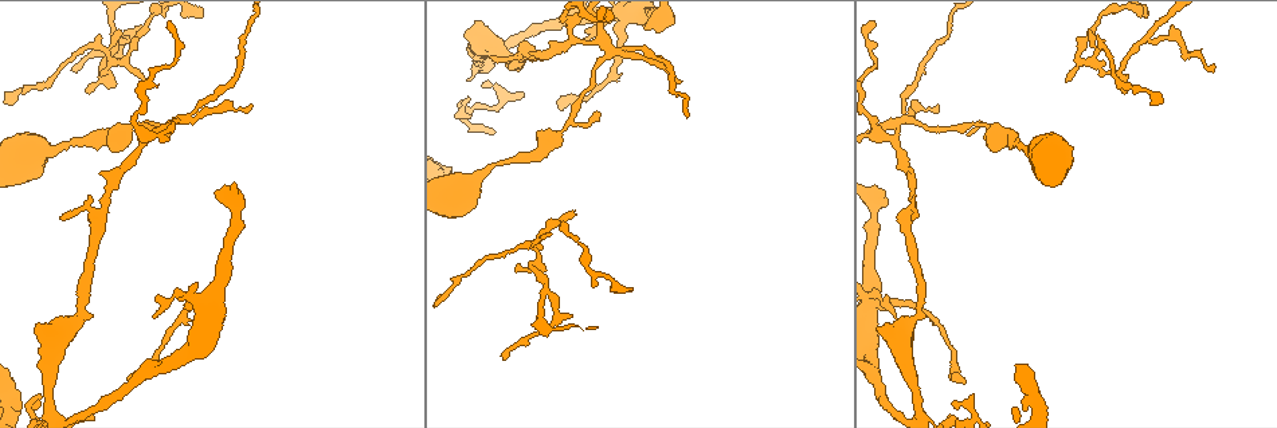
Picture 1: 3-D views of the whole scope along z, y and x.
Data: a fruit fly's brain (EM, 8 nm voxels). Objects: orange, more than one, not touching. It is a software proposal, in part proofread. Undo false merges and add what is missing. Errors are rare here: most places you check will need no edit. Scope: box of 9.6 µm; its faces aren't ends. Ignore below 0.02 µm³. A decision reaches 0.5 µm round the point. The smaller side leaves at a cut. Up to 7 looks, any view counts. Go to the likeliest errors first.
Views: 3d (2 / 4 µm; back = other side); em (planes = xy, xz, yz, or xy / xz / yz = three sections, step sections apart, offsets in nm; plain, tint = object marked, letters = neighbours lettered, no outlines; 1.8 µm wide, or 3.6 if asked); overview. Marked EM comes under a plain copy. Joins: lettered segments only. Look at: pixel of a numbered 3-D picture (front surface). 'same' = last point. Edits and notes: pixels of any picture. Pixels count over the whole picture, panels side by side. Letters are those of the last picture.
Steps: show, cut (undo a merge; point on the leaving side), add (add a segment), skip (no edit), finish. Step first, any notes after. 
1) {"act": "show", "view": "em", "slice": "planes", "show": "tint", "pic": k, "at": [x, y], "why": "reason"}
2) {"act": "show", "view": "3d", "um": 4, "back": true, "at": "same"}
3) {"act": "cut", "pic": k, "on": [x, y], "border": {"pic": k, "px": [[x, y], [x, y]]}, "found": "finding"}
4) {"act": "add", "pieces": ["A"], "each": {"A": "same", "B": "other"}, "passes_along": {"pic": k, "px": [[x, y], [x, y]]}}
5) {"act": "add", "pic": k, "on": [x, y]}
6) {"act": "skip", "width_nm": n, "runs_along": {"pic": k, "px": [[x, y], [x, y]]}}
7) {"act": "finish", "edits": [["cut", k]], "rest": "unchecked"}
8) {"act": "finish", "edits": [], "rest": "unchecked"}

{"act": "show", "view": "em", "slice": "planes", "show": "letters", "pic": 1, "at": [606, 42], "why": "narrows sharply"}

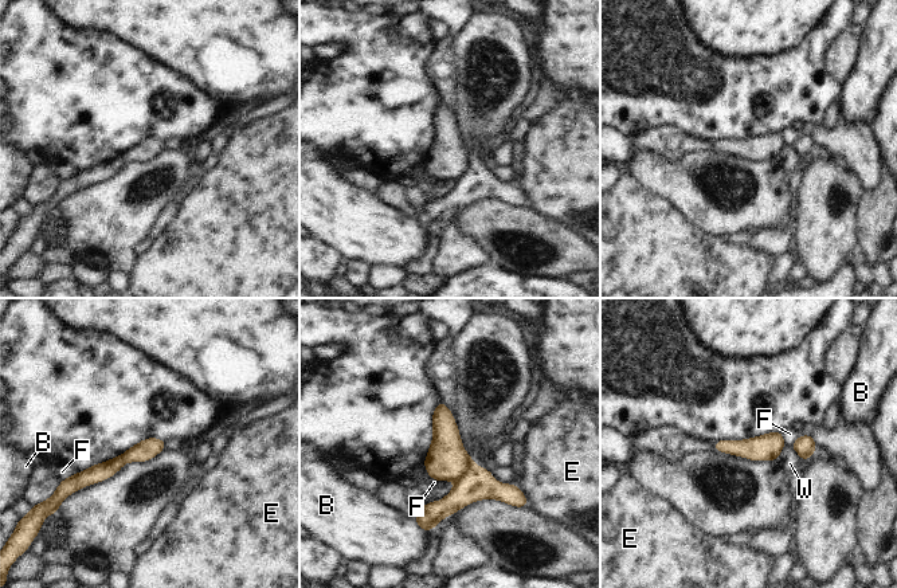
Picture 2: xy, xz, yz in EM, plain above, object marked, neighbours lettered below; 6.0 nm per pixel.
{"act": "cut", "pic": 2, "on": [474, 483], "longest_contact_nm": ["W", 240], "each": {"B": "other", "E": "other", "F": "other", "W": "other"}, "part_leaving": {"pic": 2, "px": [[516, 492], [465, 492], [422, 524]]}, "found": "two cells meet here"}

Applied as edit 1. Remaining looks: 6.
{"act": "show", "view": "em", "slice": "xz", "step": 16, "show": "tint", "pic": 1, "at": [108, 64], "why": "branch point"}

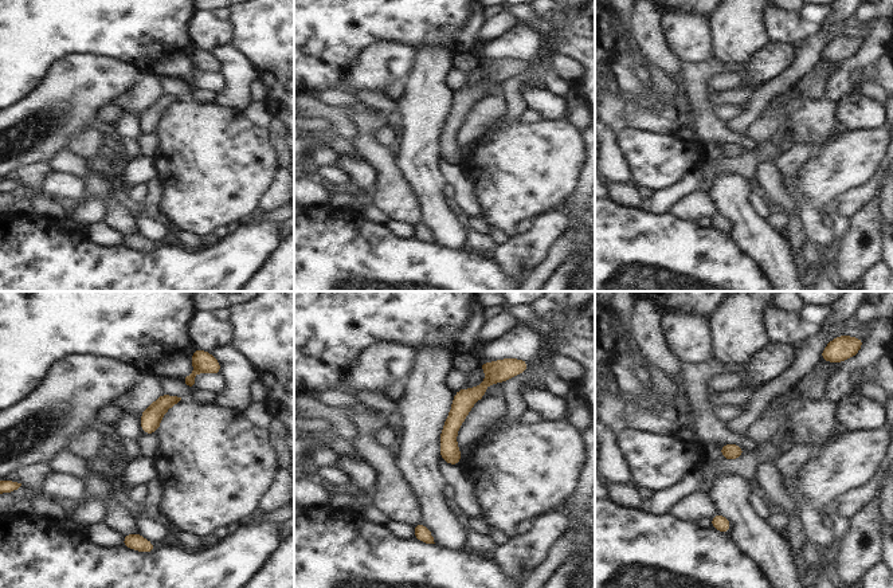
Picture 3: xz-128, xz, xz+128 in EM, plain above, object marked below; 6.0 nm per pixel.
{"act": "show", "view": "em", "slice": "planes", "show": "letters", "at": "same"}

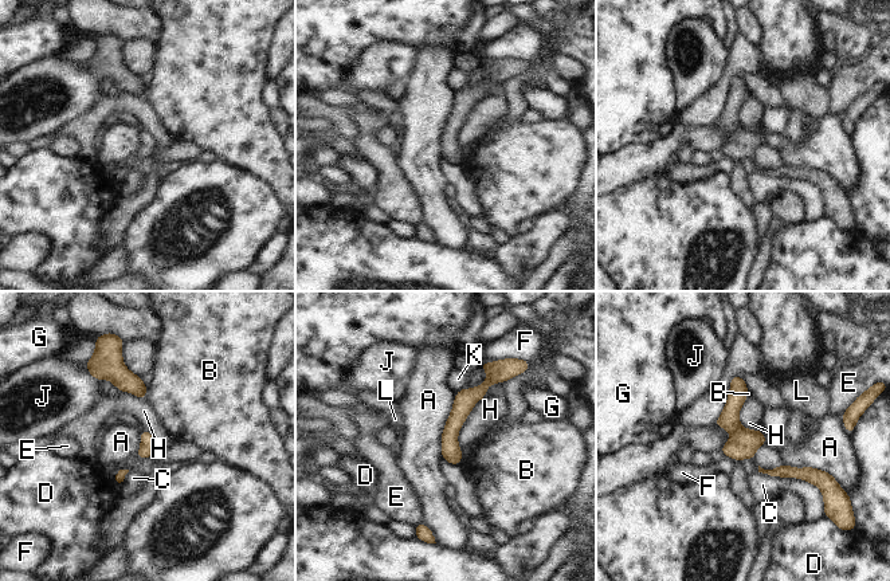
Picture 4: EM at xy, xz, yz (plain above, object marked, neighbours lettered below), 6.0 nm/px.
{"act": "skip", "width_nm": 100, "each": {"A": "other", "B": "other", "C": "other", "D": "other", "E": "other", "F": "other", "G": "other", "H": "other", "J": "other", "K": "other", "L": "other"}, "runs_along": {"pic": 4, "px": [[491, 376], [453, 424], [453, 460]]}, "found": "continuous, no second cell"}

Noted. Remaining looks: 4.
{"act": "show", "view": "3d", "um": 4, "pic": 1, "at": [620, 27], "why": "thick turns thin"}

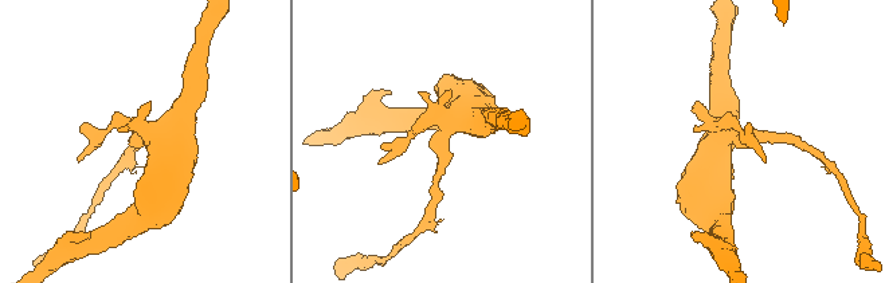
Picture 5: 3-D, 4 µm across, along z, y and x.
{"act": "show", "view": "em", "um": 3.6, "slice": "planes", "show": "letters", "pic": 5, "at": [143, 139]}

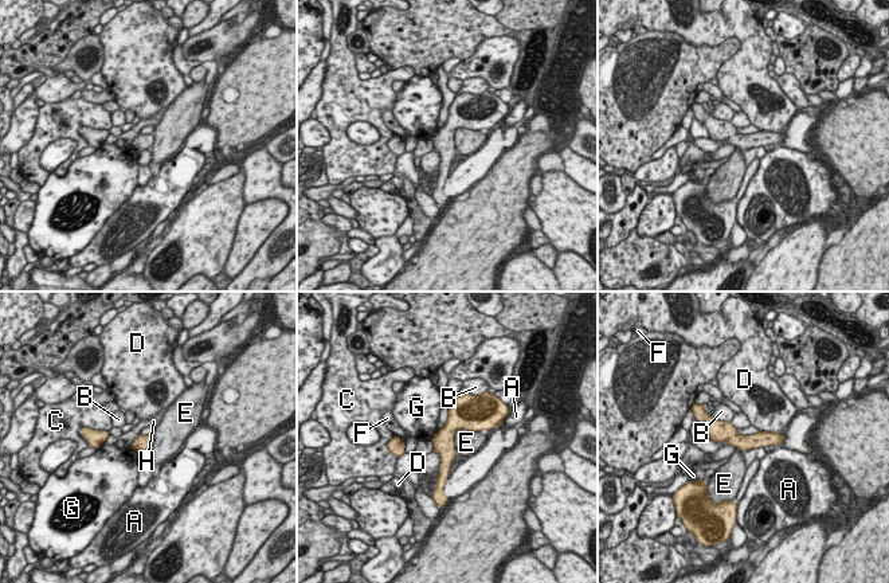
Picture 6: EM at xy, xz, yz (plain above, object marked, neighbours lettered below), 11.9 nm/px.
{"act": "skip", "longest_contact_nm": ["E", 360], "each": {"A": "other", "B": "other", "C": "other", "D": "other", "E": "other", "F": "other", "G": "other", "H": "other"}, "found": "all the same cell"}

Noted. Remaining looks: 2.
{"act": "finish", "edits": [["cut", 2]], "rest": "unchecked"}

